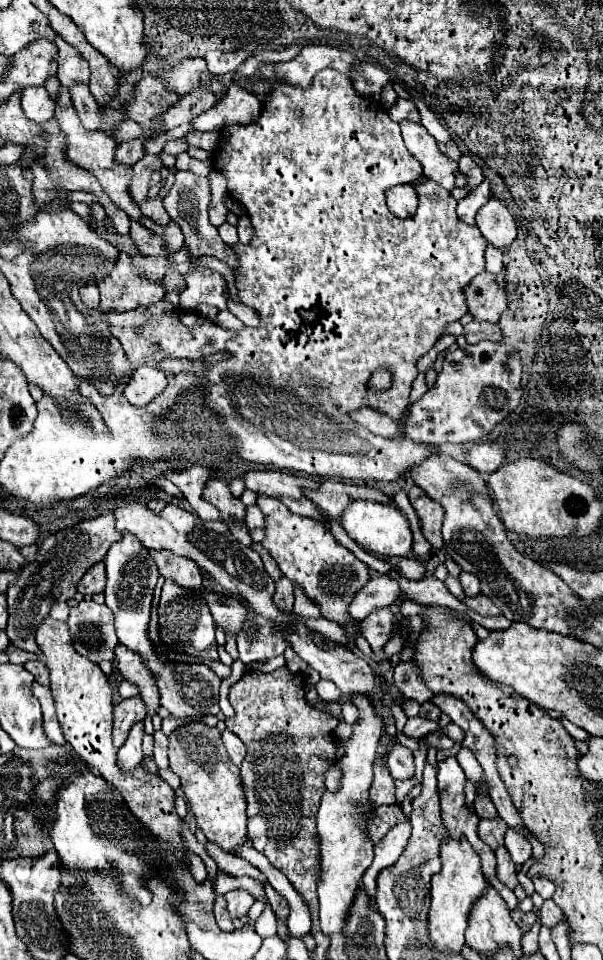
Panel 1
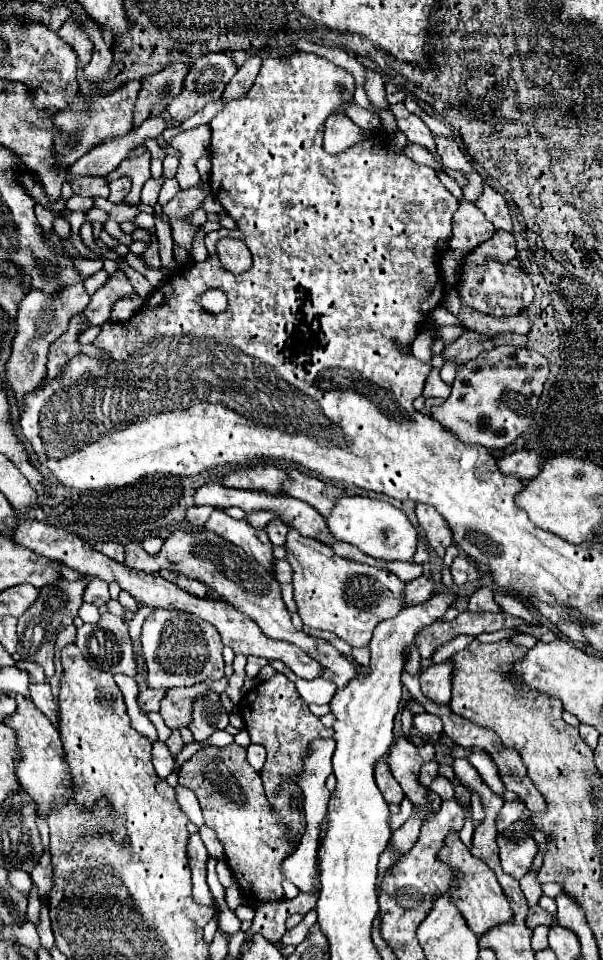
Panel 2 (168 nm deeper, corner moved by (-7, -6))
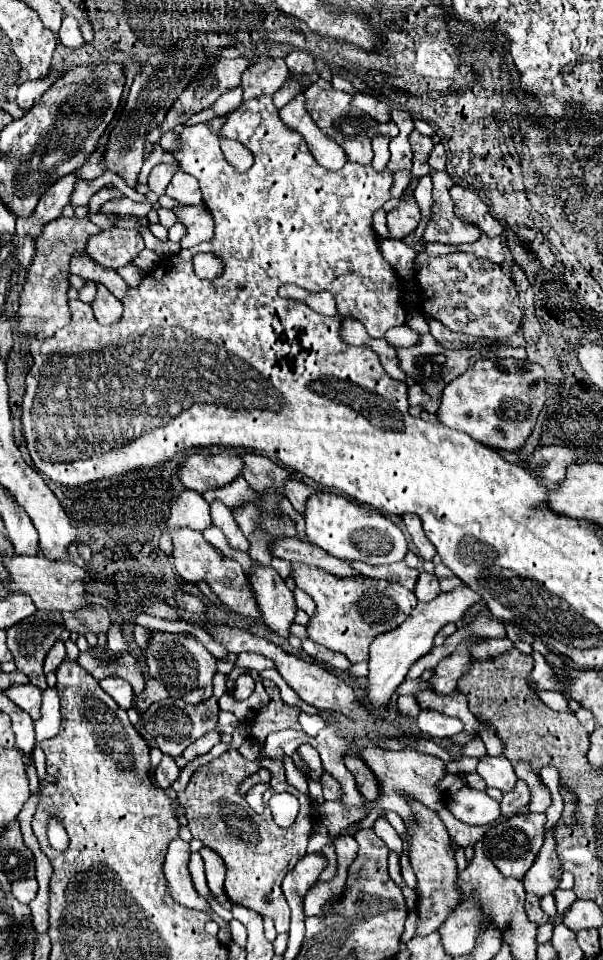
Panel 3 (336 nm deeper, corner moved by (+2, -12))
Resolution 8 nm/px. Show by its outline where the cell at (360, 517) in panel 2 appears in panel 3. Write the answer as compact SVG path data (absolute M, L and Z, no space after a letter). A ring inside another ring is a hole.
M315 493L305 503L307 541L321 547L329 555L343 561L363 561L369 565L387 565L403 561L407 553L407 539L403 531L381 513L361 507L343 495Z

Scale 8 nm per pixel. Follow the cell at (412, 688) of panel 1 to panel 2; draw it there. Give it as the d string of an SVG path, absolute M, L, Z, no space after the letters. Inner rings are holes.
M444 661L440 665L432 665L428 669L420 671L420 687L422 693L438 703L438 705L448 705L450 703L450 679L452 679L452 663Z

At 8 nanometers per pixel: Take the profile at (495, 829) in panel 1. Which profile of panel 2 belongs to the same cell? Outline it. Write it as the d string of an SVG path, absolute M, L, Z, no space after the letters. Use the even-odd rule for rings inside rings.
M514 801L514 803L504 803L498 819L496 819L496 829L498 833L506 831L506 825L512 825L520 819L520 813L524 809L524 803L522 801Z

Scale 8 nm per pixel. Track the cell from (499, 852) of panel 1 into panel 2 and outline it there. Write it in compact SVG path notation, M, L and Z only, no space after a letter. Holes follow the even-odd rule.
M516 821L504 833L498 835L498 847L502 869L514 879L520 879L522 875L528 873L532 859L538 851L534 839L528 833L526 823L522 821Z

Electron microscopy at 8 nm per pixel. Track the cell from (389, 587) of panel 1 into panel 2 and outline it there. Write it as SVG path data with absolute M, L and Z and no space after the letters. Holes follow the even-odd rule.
M422 575L420 579L414 579L414 581L406 583L406 589L404 589L406 607L424 603L426 599L432 597L432 593L434 593L434 581L428 575Z

